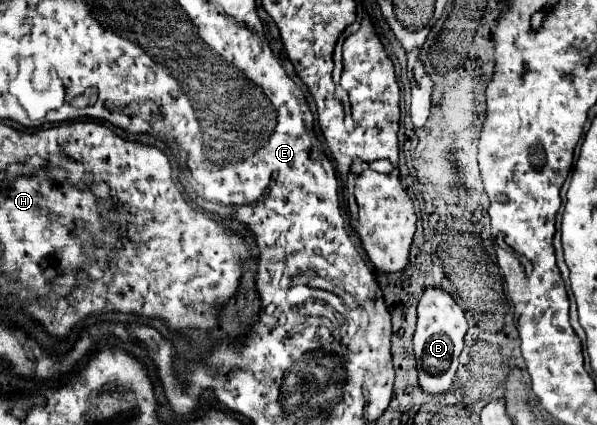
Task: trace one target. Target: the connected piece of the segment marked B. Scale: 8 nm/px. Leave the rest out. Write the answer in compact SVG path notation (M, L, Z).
M433 287L425 289L417 305L417 329L413 335L419 387L423 389L423 393L431 397L441 397L451 389L459 365L459 353L463 349L465 333L467 333L467 319L463 309L453 301L453 297L441 289L433 289Z

